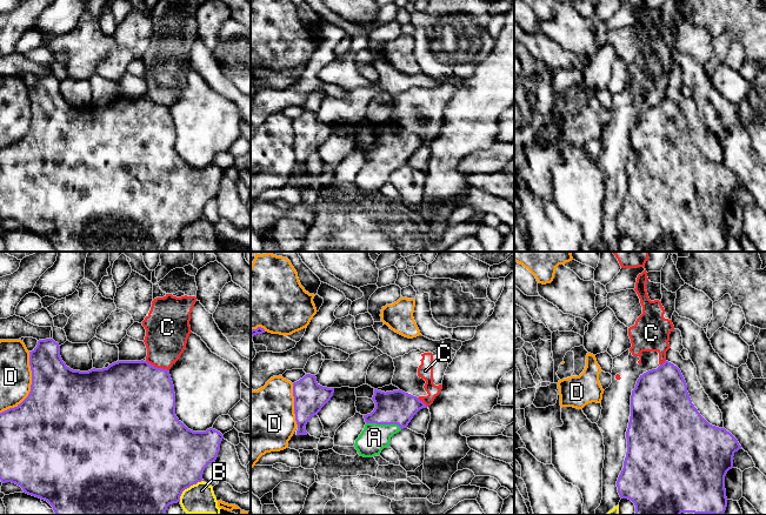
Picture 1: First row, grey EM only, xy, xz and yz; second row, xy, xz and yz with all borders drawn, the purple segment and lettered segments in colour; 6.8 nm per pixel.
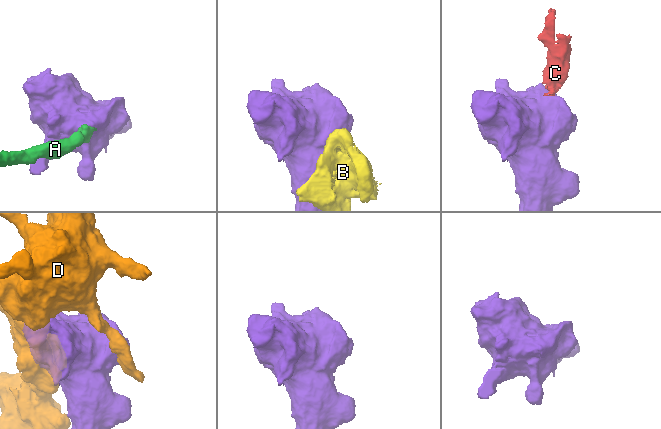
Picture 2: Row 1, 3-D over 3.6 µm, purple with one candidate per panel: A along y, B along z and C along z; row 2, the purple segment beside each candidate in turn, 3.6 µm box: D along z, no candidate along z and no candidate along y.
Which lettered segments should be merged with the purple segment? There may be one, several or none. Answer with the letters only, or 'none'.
A

